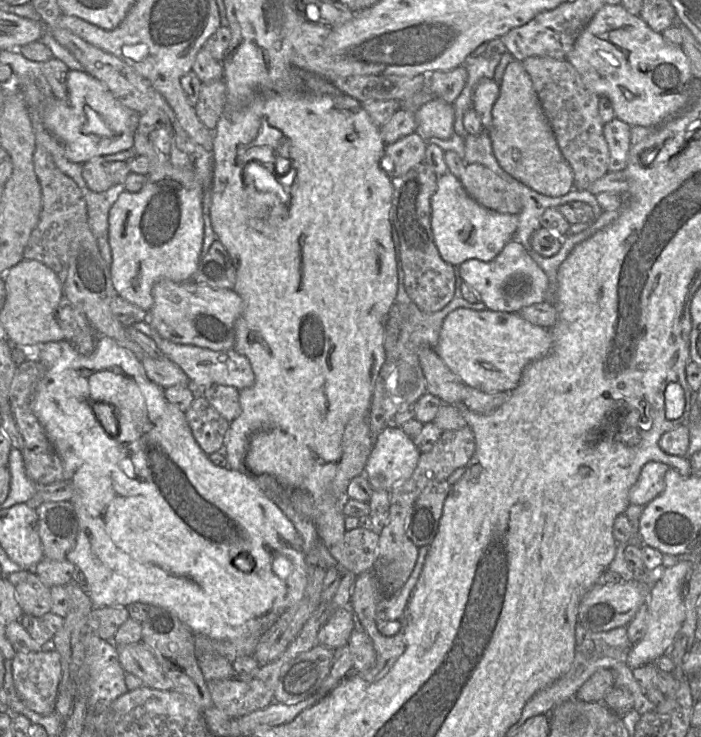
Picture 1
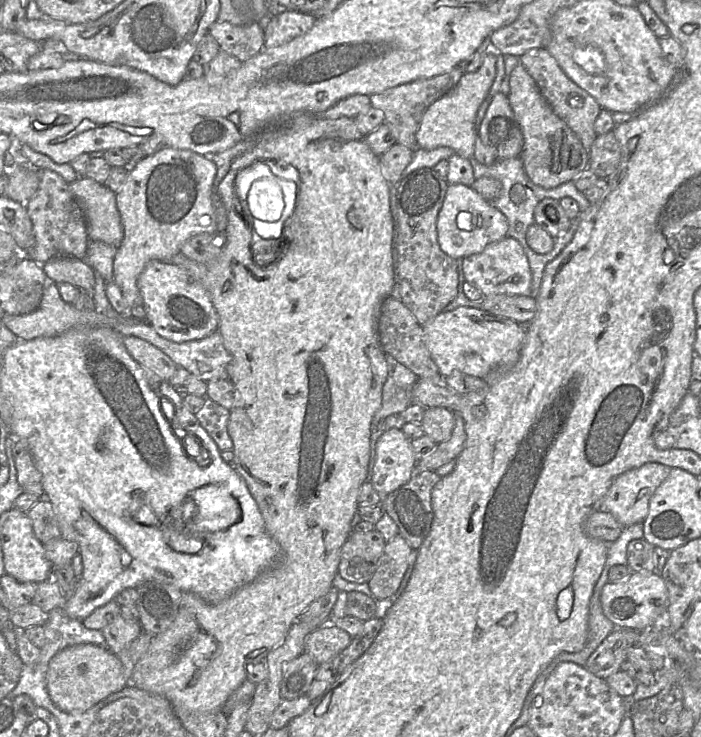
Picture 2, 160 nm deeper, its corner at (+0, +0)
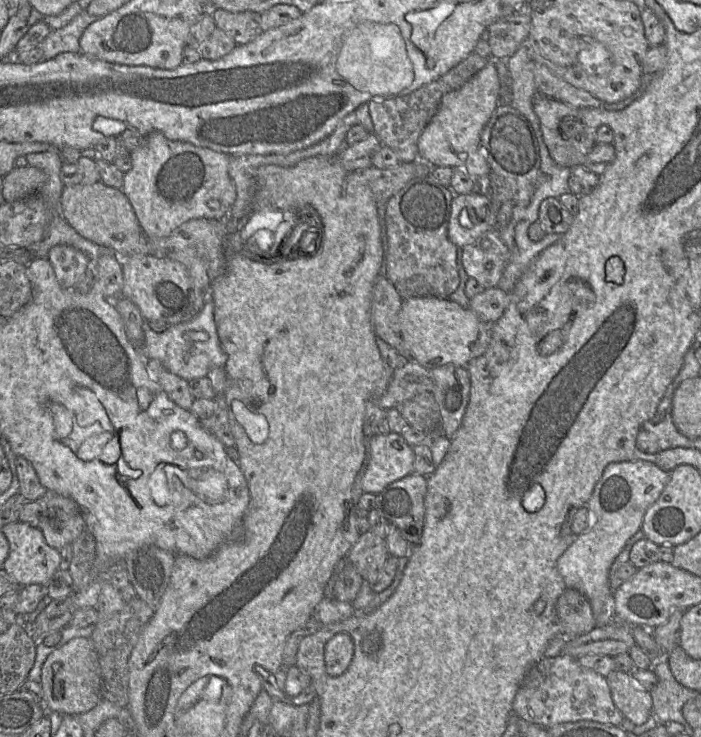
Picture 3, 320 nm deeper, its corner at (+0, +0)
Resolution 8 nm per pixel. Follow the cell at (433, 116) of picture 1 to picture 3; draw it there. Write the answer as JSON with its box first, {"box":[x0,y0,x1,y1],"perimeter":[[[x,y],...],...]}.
{"box":[418,61,500,177],"perimeter":[[[493,61],[488,62],[461,87],[446,93],[439,104],[438,110],[422,131],[418,139],[418,158],[433,166],[461,168],[473,177],[488,176],[491,172],[487,162],[487,154],[481,144],[481,133],[499,104],[500,80]]]}

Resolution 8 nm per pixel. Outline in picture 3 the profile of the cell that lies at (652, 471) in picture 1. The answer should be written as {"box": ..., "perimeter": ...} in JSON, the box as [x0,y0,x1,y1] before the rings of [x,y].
{"box":[557,460,670,626],"perimeter":[[[644,460],[612,462],[606,466],[597,482],[587,503],[592,515],[592,524],[588,530],[575,536],[572,544],[557,560],[557,570],[567,587],[578,590],[591,604],[596,626],[605,626],[614,622],[614,592],[609,582],[609,571],[612,563],[631,538],[642,525],[648,508],[656,501],[670,479],[668,471],[652,462]]]}

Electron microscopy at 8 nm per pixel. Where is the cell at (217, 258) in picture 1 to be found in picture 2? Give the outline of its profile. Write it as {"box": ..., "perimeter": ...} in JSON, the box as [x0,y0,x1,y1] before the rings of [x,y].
{"box":[180,232,225,263],"perimeter":[[[225,232],[195,235],[183,243],[180,249],[185,257],[198,263],[215,260],[225,245]]]}

